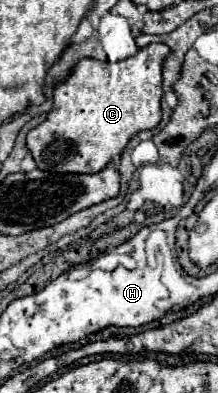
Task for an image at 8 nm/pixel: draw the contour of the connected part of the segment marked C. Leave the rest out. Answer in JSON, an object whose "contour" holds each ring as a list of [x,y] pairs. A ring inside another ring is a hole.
{"contour":[[[149,44],[135,56],[117,64],[83,58],[73,66],[67,80],[53,86],[53,108],[45,122],[27,134],[27,148],[39,170],[53,174],[95,174],[103,170],[117,154],[123,152],[131,136],[141,130],[151,130],[161,120],[161,66],[169,48],[165,44]]]}

